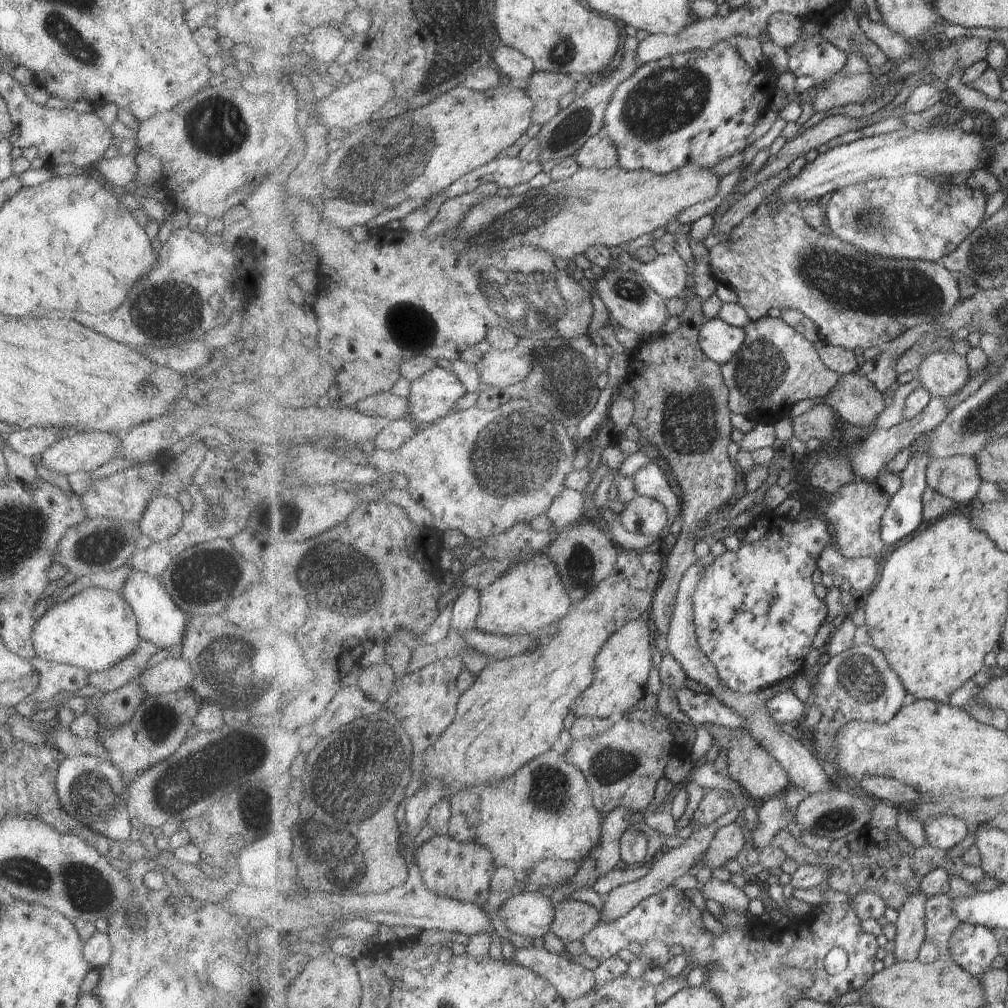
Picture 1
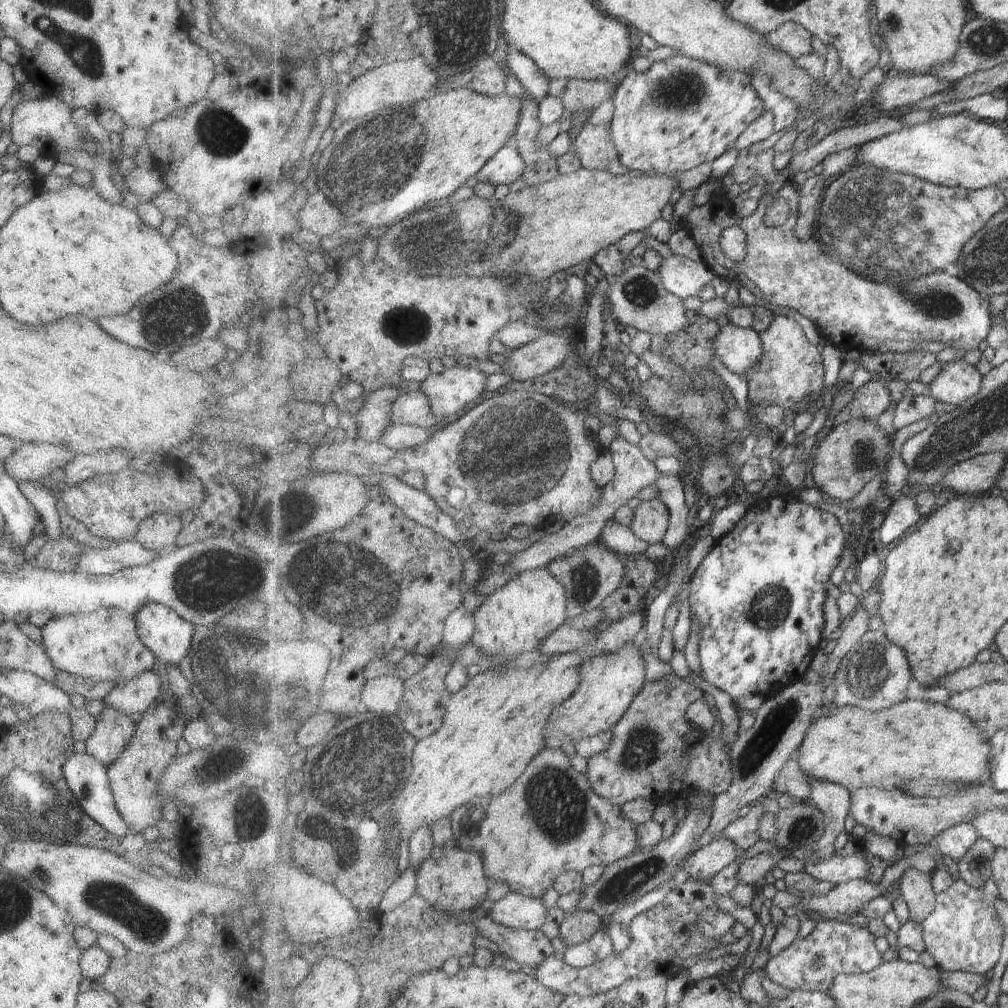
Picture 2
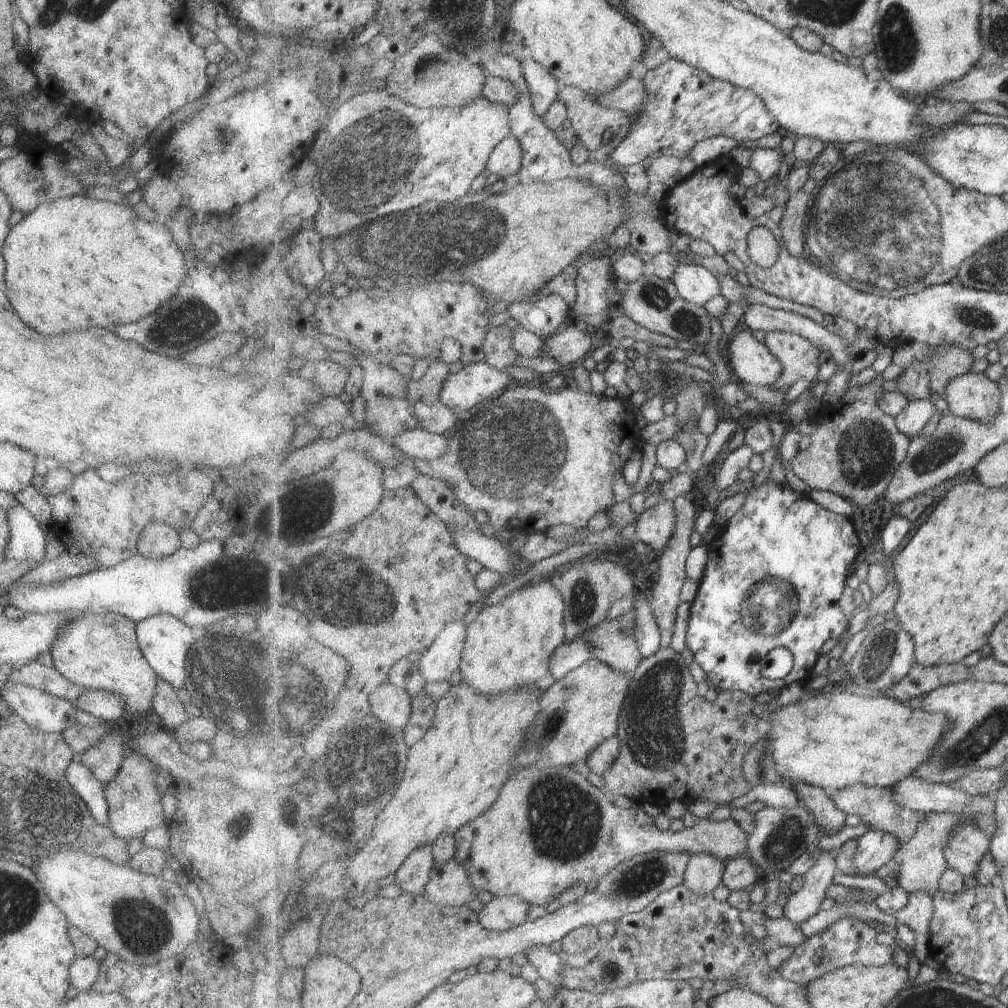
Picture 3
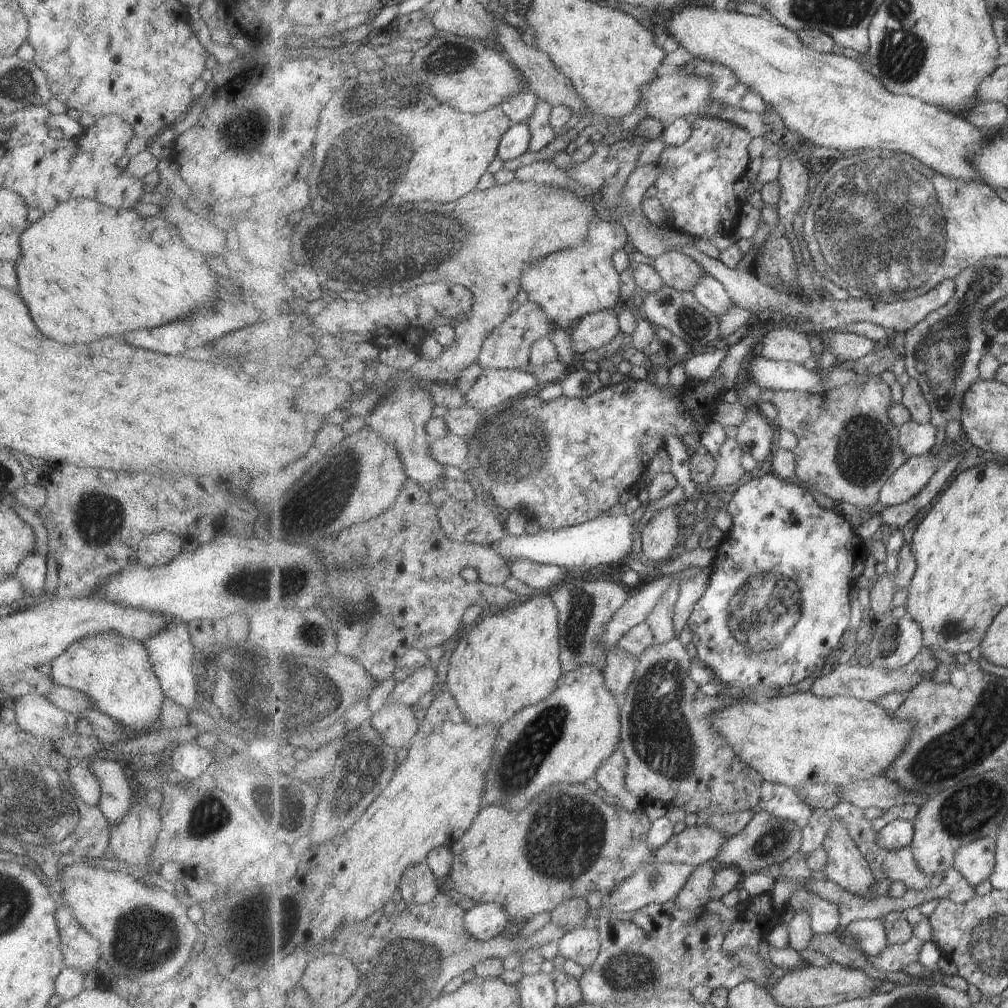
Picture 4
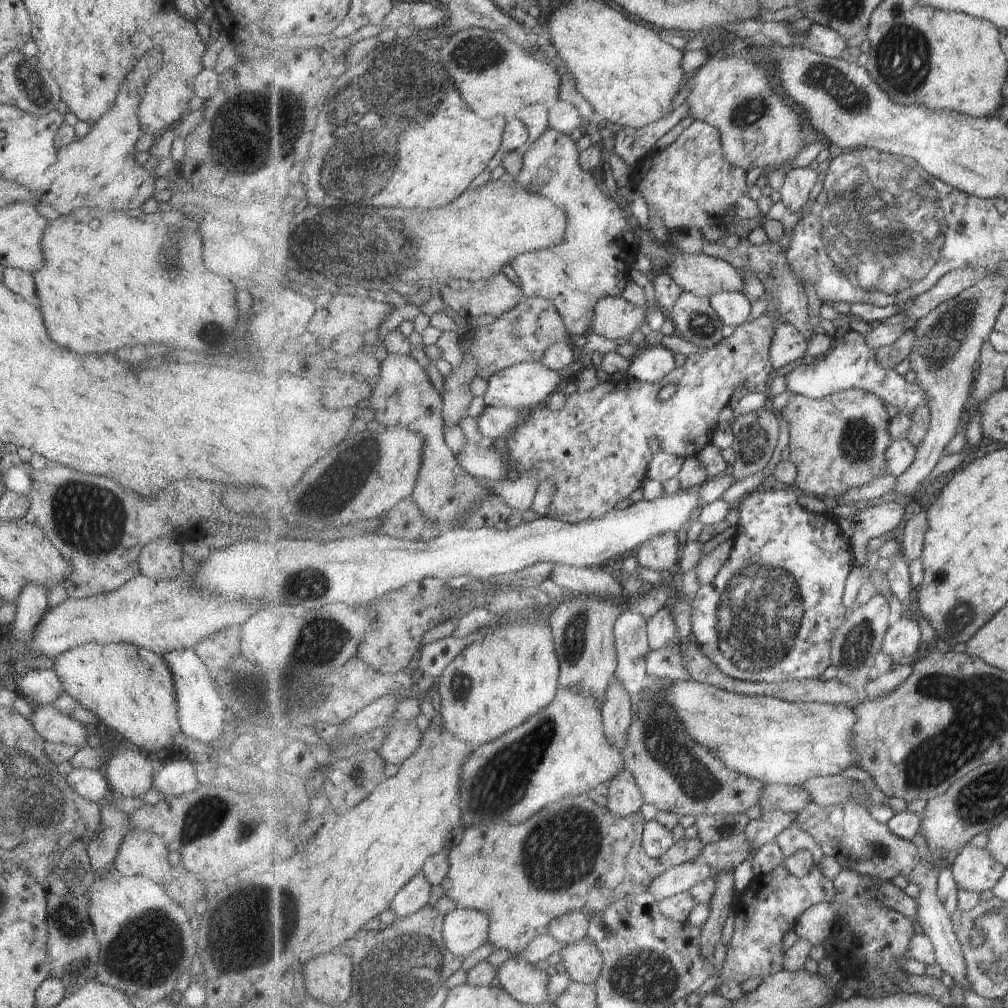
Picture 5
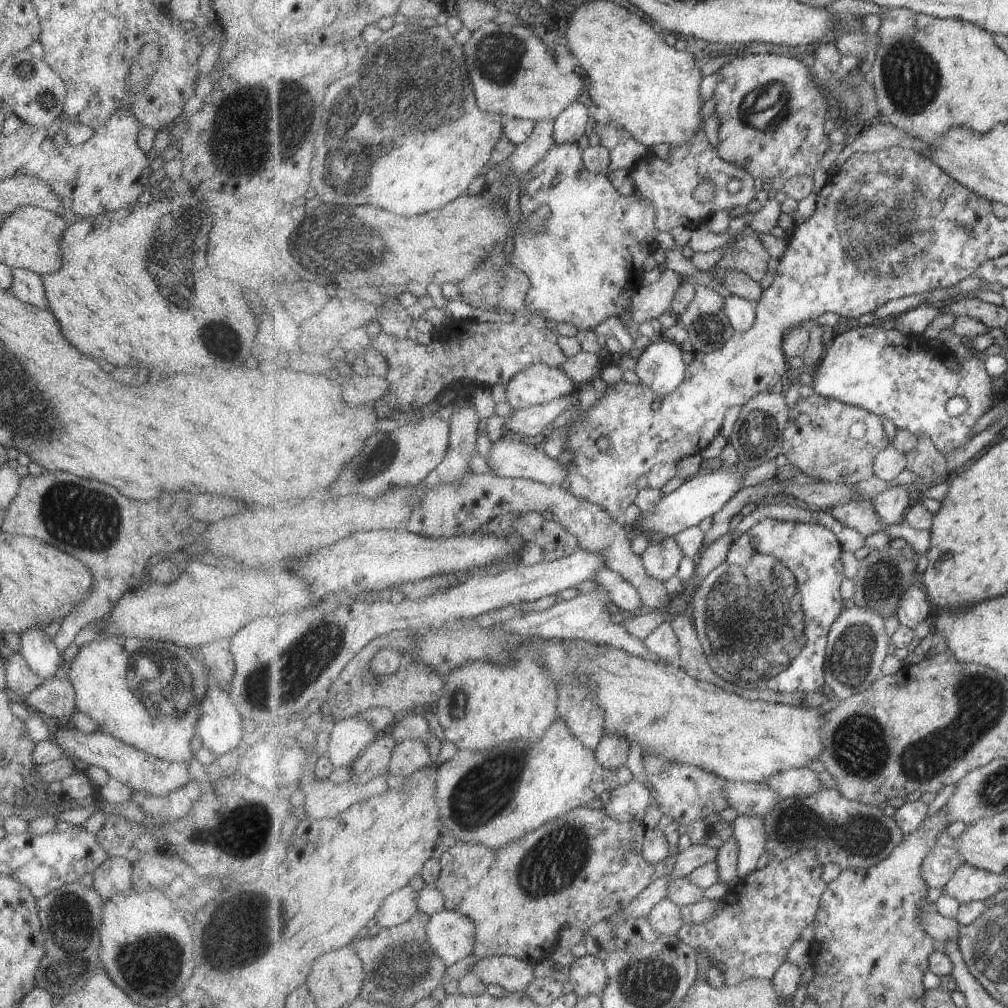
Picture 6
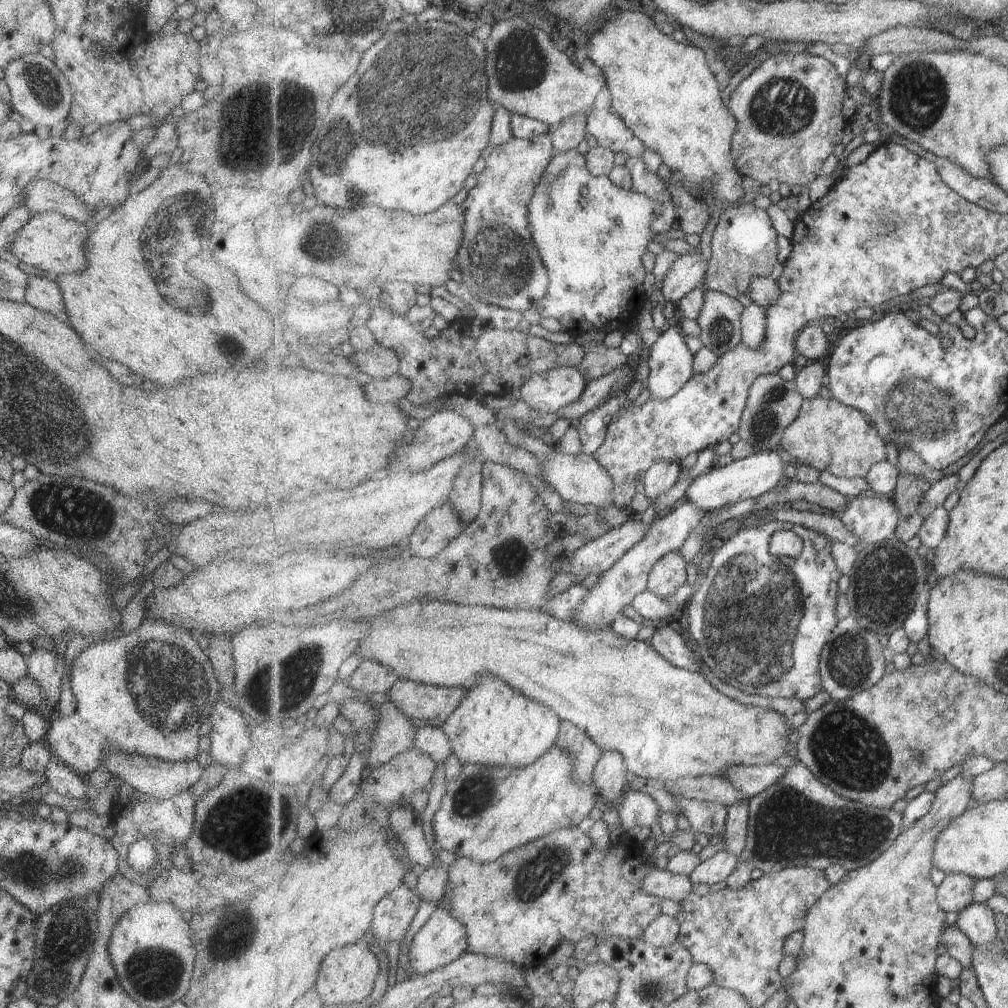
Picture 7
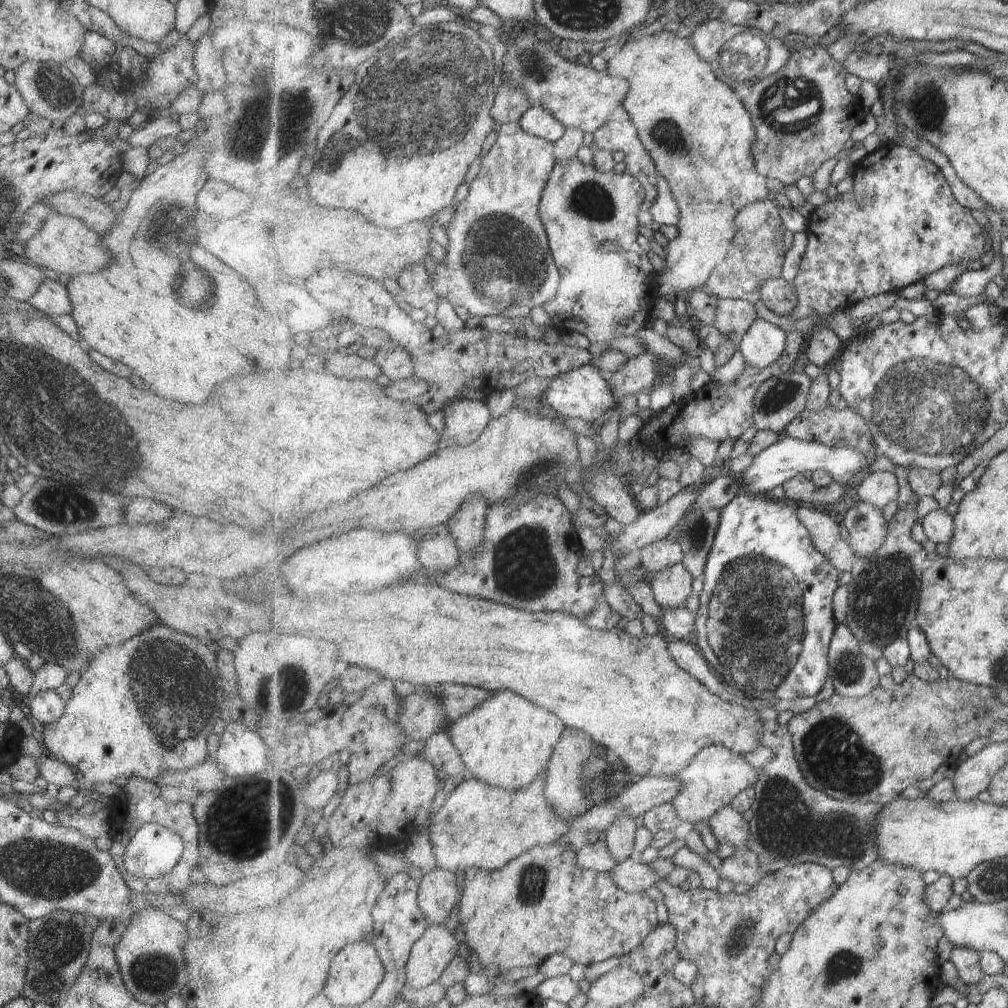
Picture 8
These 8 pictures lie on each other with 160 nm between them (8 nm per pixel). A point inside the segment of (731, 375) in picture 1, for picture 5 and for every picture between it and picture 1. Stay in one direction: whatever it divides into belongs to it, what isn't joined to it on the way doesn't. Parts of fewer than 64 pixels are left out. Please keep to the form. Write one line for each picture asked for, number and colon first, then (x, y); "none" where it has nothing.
2: (791, 368)
3: (799, 357)
4: (782, 343)
5: (789, 344)

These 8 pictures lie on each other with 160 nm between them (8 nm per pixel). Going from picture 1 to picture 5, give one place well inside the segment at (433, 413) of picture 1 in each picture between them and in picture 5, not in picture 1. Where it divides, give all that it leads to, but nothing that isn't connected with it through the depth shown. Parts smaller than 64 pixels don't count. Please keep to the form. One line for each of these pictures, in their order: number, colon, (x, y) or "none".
2: (451, 393)
3: (474, 383)
4: (494, 387)
5: (527, 385)

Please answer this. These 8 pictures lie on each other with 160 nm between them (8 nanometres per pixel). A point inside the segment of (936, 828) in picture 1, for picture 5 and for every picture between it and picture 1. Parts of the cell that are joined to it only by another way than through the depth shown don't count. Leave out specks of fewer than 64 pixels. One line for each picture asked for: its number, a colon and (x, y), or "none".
2: (955, 842)
3: (967, 847)
4: (975, 860)
5: (975, 869)

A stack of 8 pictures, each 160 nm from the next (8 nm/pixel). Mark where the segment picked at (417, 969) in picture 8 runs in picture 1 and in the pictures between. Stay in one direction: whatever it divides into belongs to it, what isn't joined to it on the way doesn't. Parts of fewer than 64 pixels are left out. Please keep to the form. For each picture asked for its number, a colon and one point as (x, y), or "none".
1: (530, 914)
2: (515, 911)
3: (501, 913)
4: (486, 921)
5: (465, 930)
6: (452, 934)
7: (443, 938)

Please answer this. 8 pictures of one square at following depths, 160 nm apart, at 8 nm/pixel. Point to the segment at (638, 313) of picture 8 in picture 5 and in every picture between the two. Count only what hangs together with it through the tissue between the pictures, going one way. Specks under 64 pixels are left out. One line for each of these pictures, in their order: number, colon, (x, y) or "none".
5: (594, 262)
6: (584, 267)
7: (592, 235)

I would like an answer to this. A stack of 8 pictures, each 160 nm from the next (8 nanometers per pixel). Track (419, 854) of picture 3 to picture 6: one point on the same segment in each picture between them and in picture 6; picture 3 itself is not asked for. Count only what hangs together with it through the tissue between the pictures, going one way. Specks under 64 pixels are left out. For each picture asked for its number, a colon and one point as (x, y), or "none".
4: (419, 885)
5: (416, 895)
6: (401, 906)

